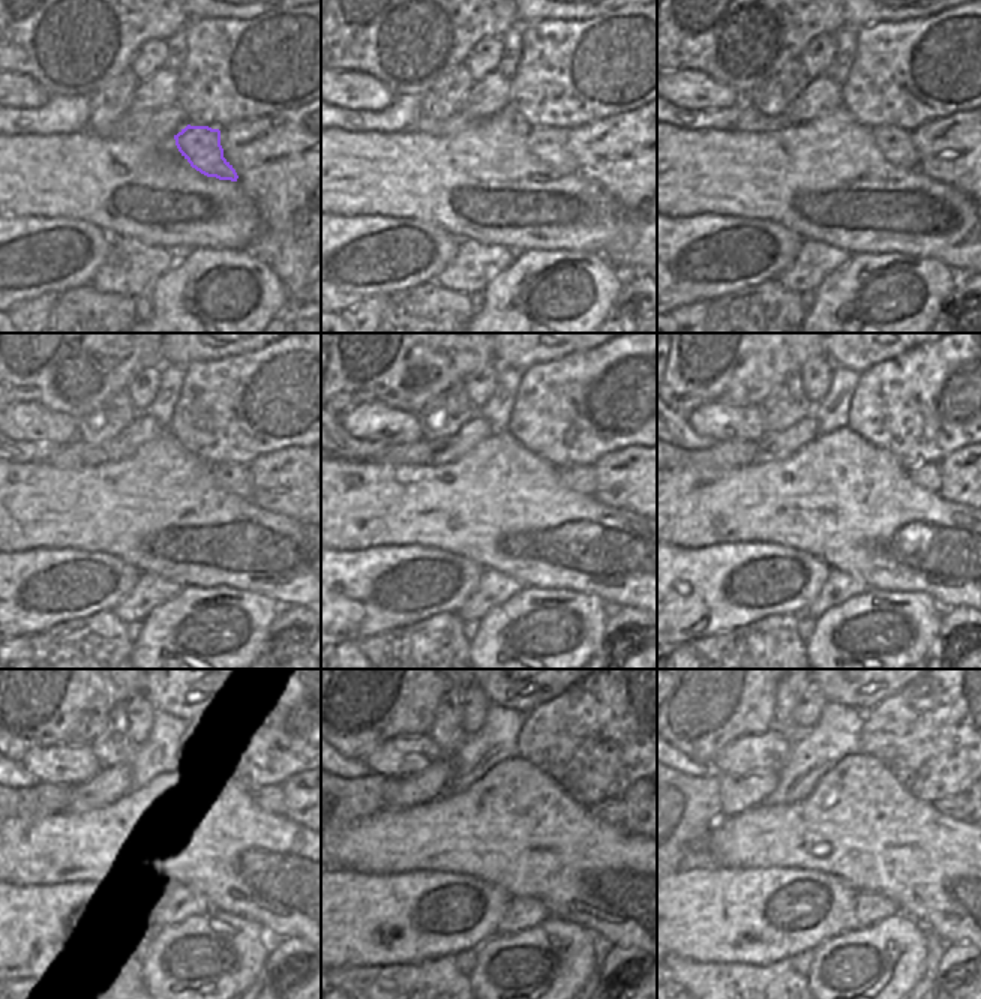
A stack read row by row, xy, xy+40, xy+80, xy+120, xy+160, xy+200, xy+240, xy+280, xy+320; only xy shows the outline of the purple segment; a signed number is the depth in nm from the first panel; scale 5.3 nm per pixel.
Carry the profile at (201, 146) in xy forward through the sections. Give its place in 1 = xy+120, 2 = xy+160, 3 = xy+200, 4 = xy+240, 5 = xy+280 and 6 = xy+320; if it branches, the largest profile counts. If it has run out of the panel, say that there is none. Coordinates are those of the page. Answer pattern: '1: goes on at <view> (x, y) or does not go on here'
1: goes on at xy+120 (237, 479)
2: goes on at xy+160 (581, 479)
3: goes on at xy+200 (927, 476)
4: goes on at xy+240 (270, 801)
5: goes on at xy+280 (612, 810)
6: goes on at xy+320 (956, 806)

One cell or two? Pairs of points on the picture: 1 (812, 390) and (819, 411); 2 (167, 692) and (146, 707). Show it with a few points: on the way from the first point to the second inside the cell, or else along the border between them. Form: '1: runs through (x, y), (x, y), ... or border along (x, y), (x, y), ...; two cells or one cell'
1: border along (833, 372), (830, 389), (812, 405); two cells
2: border along (144, 690), (158, 707); two cells

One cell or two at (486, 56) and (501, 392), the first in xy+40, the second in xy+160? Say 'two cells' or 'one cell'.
two cells

